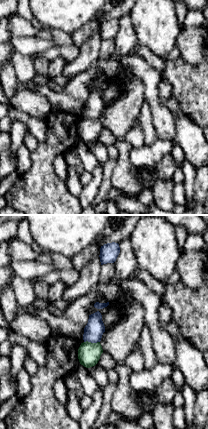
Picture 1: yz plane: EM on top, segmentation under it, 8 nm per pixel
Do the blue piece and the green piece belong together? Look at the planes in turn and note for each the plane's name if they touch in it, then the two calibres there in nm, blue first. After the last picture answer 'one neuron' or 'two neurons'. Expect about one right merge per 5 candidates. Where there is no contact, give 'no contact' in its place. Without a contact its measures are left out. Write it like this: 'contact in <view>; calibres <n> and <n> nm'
contact in yz; calibres 160 and 180 nm

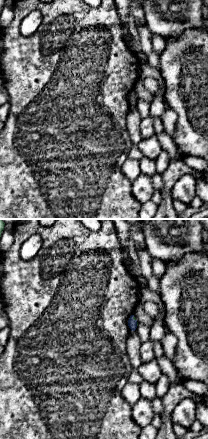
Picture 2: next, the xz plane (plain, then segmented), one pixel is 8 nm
contact in xz; calibres 70 and 20 nm

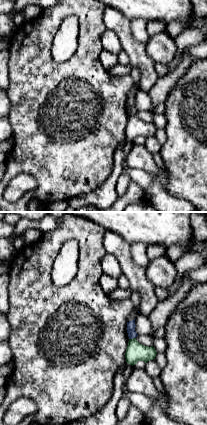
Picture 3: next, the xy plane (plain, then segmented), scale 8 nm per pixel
contact in xy; calibres 70 and 150 nm

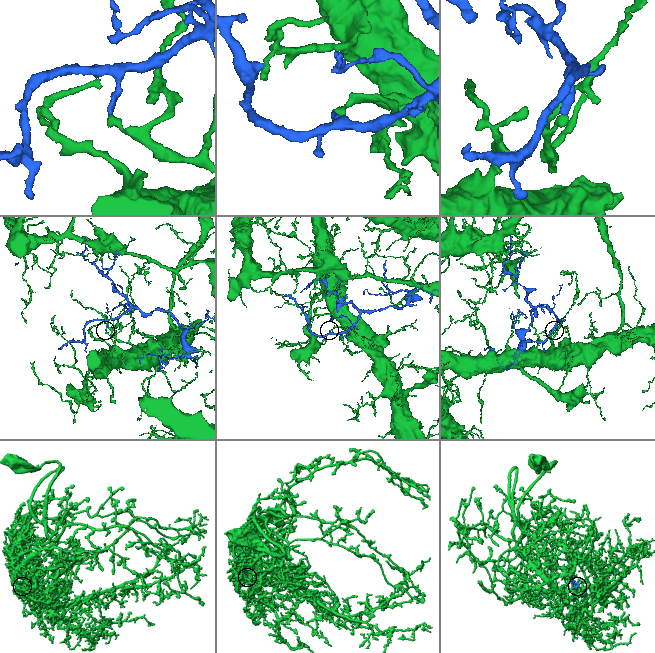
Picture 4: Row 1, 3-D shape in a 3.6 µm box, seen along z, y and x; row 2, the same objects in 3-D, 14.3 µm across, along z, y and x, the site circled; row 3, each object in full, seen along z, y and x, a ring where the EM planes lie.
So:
two neurons

